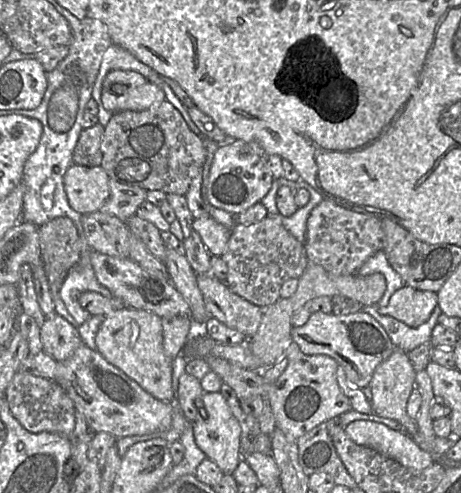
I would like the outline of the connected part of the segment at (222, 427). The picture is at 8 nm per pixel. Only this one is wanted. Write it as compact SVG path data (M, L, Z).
M204 392L196 400L196 406L206 411L206 418L192 422L193 433L197 446L205 453L206 457L214 461L222 472L232 475L237 468L241 457L241 427L237 418L220 392Z

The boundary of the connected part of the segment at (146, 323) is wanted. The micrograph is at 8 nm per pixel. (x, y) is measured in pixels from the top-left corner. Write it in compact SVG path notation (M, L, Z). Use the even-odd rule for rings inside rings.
M121 308L109 314L102 322L96 335L96 350L111 364L122 370L142 388L164 402L173 402L175 392L172 386L173 359L168 357L163 346L163 319L147 310Z

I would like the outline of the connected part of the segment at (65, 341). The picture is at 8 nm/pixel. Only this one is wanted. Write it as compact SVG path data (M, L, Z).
M54 313L52 317L45 317L41 327L42 350L56 361L64 361L69 358L82 343L78 329L71 325L62 316Z

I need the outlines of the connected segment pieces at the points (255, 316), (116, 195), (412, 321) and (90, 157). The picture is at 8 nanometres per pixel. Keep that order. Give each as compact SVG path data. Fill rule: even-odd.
M197 274L197 283L210 318L240 331L247 339L255 335L264 308L234 293L225 282L213 275Z
M110 179L110 196L99 211L111 214L127 221L130 217L136 215L140 205L147 201L147 190L128 186Z
M405 285L395 291L388 305L379 308L378 312L390 315L410 327L419 327L430 318L437 305L437 292Z
M99 122L83 129L73 152L73 162L86 167L100 166L102 162L101 141L104 126Z

